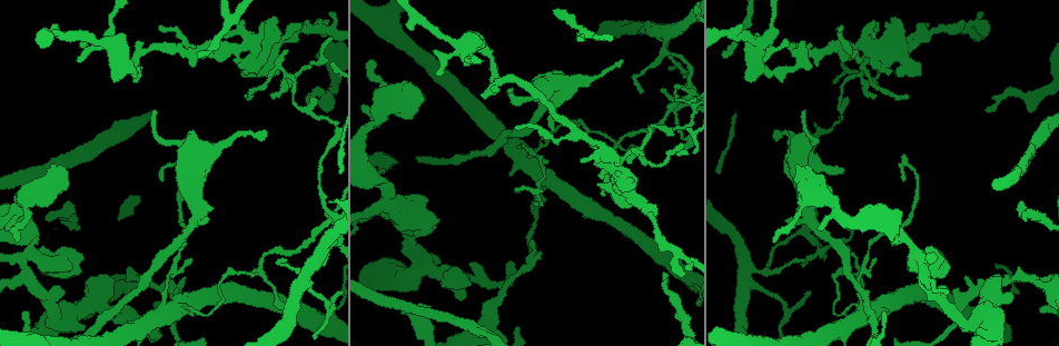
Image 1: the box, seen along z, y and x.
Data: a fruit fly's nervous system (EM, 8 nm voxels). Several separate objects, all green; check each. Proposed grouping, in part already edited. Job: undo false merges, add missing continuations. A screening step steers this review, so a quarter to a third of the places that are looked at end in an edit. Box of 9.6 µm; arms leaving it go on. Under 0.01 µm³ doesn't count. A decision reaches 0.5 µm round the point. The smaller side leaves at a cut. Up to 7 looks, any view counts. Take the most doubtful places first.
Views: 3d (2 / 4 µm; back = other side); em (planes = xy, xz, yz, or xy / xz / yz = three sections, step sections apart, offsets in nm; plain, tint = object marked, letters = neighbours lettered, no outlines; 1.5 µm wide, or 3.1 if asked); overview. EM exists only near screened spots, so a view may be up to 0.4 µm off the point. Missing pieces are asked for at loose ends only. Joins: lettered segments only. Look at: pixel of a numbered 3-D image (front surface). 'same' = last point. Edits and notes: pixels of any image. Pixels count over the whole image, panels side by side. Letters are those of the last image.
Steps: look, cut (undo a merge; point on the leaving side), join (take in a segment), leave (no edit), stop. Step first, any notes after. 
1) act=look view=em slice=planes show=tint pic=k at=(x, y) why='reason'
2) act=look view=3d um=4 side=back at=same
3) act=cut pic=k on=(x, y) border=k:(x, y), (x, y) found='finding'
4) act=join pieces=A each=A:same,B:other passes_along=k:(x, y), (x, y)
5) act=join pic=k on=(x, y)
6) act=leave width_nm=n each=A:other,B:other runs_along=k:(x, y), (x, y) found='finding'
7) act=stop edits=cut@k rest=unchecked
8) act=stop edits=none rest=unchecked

act=look view=em slice=planes show=letters pic=1 at=(318, 26) why='abrupt turn'

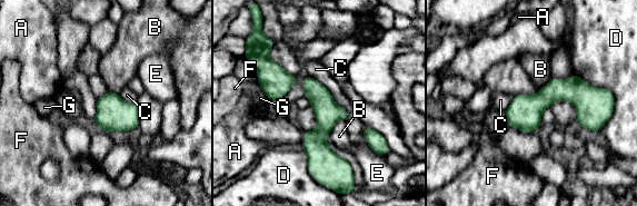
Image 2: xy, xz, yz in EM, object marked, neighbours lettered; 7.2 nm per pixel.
act=leave each=A:other,B:other,C:other,D:other,E:other,F:other,G:other border=2:(574, 74), (543, 87) found='all the same neuron'

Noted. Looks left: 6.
act=look view=em slice=xy step=8 show=letters pic=1 at=(192, 131) why='thick end'

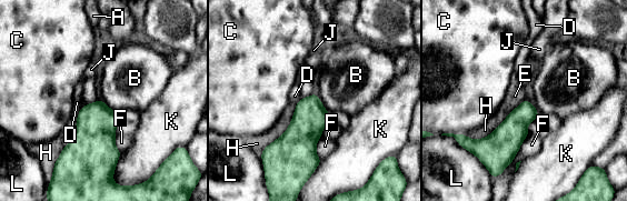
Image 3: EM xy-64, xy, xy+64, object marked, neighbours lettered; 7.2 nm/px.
act=look view=em slice=planes show=letters at=same why='another direction'

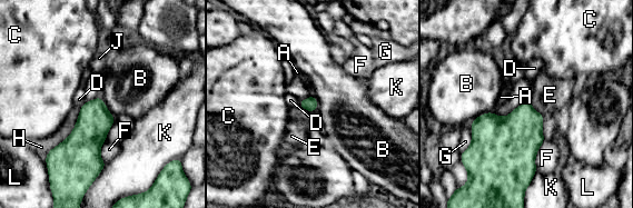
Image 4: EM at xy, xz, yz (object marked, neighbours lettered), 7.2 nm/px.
act=leave each=A:other,B:other,C:other,D:other,E:other,F:other,G:other,H:other,J:other,K:other,L:other border=4:(100, 97), (108, 111), (115, 118) found='no lettered segment goes on from it'

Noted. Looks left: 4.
act=look view=3d um=2 pic=1 at=(207, 221) why='stops while still wide'

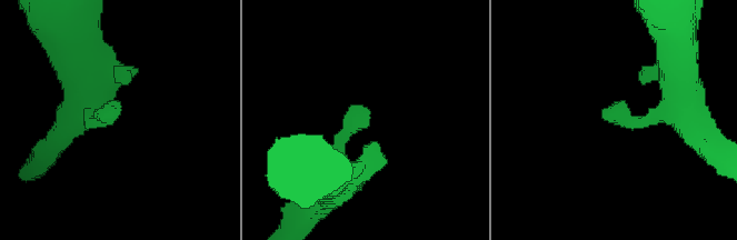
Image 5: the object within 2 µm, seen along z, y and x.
act=look view=em slice=planes show=tint pic=5 at=(604, 108) why='shape alone is not enough'

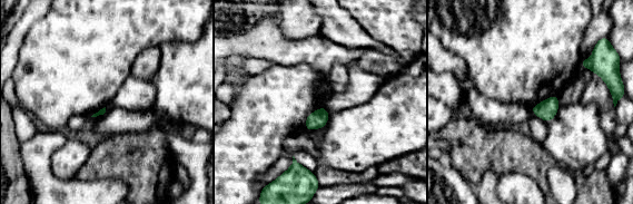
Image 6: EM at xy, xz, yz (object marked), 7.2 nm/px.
act=look view=em slice=planes show=letters at=same why='what lies round it'

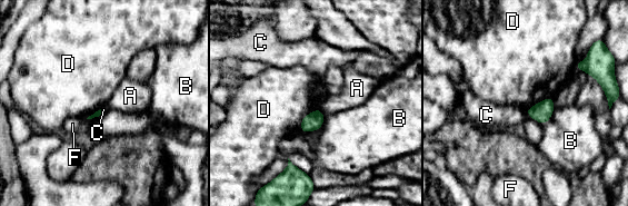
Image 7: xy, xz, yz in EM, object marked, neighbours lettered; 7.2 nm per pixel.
act=leave longest_contact=D:220nm each=A:other,B:other,C:other,D:other,F:other border=7:(318, 107), (302, 118), (300, 131) found='none of them fits'

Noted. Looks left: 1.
act=stop edits=none rest=unchecked

